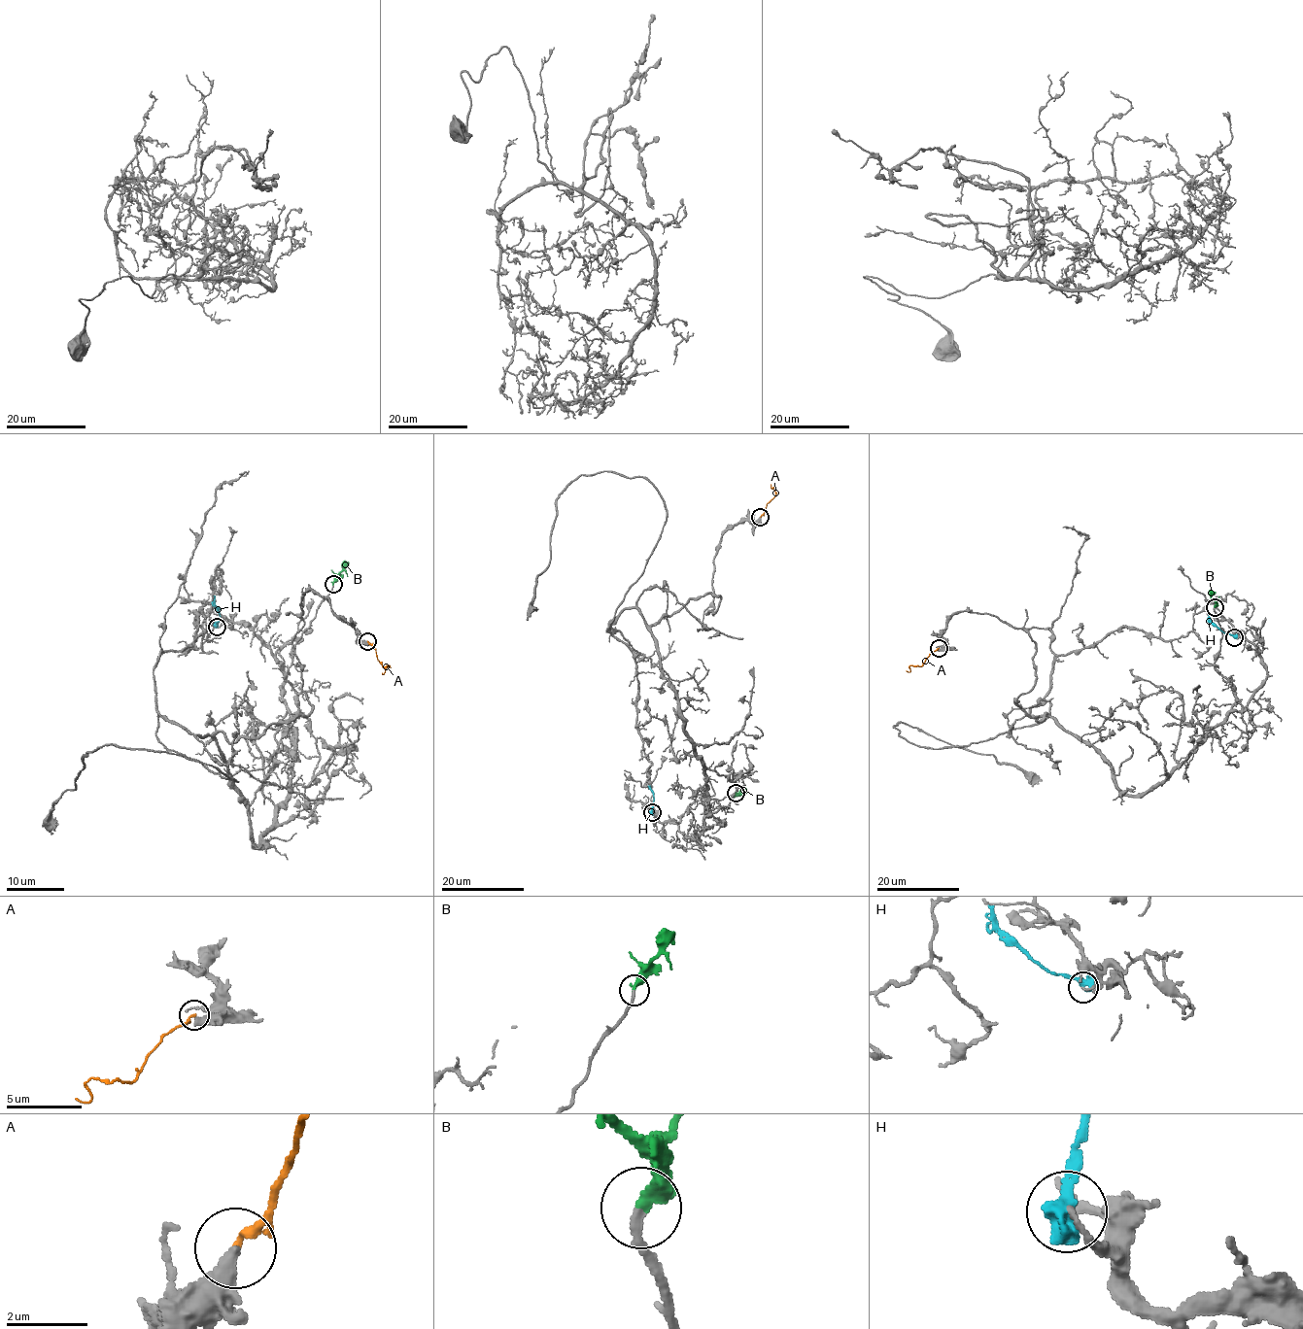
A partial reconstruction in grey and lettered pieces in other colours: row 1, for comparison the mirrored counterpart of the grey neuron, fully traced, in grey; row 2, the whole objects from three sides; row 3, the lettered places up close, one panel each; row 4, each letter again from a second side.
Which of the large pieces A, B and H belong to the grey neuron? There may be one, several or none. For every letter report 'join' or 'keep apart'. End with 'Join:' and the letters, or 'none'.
A: keep apart
B: join
H: keep apart
Join: B

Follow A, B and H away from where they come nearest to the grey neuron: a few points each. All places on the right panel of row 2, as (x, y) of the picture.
A: (939, 648), (921, 666), (910, 665), (909, 671), (906, 670)
B: (1215, 606), (1210, 590)
H: (1234, 637), (1223, 633), (1209, 615)

